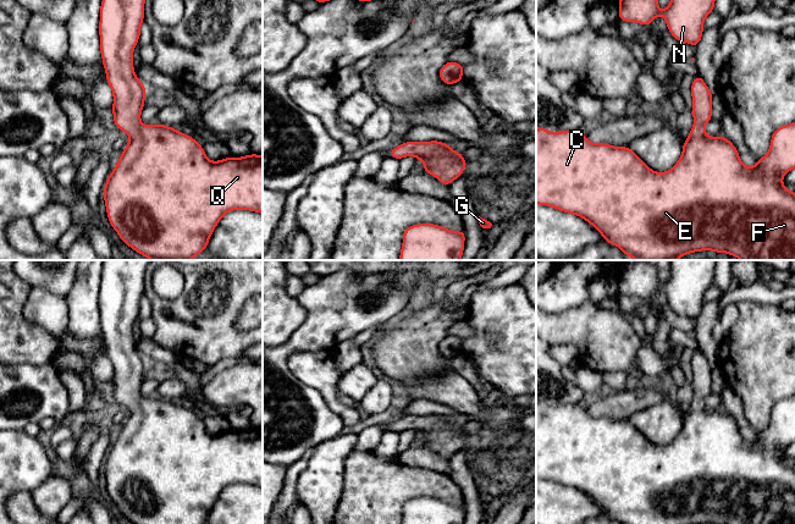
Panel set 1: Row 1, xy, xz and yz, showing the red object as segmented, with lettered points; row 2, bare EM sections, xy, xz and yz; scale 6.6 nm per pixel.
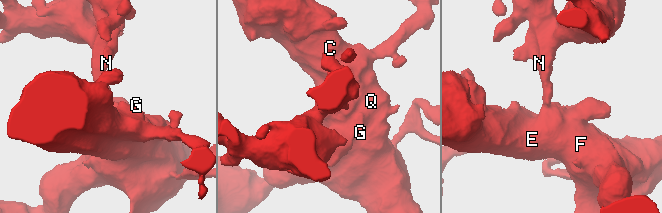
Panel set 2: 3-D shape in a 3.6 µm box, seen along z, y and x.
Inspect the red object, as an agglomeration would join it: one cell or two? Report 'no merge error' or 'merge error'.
no merge error

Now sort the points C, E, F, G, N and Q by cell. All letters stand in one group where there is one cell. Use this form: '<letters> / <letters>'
C E F G N Q

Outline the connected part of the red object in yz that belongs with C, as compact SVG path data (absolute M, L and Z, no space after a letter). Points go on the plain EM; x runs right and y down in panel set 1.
M700 348L691 358L691 381L694 401L683 417L683 426L677 437L667 446L651 443L629 420L613 420L606 417L591 417L579 404L551 406L536 401L536 478L547 479L563 486L583 491L598 504L604 515L622 524L795 524L795 467L783 459L783 449L795 442L795 396L778 401L771 410L769 425L757 432L753 441L745 440L735 419L724 409L708 410L705 399L712 393L713 368Z

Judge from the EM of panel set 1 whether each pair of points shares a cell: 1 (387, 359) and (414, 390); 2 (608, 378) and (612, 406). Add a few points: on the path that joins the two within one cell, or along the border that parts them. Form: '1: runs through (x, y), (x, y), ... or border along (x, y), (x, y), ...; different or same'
1: border along (386, 375), (410, 381), (435, 376); different
2: border along (624, 389), (616, 392); different

